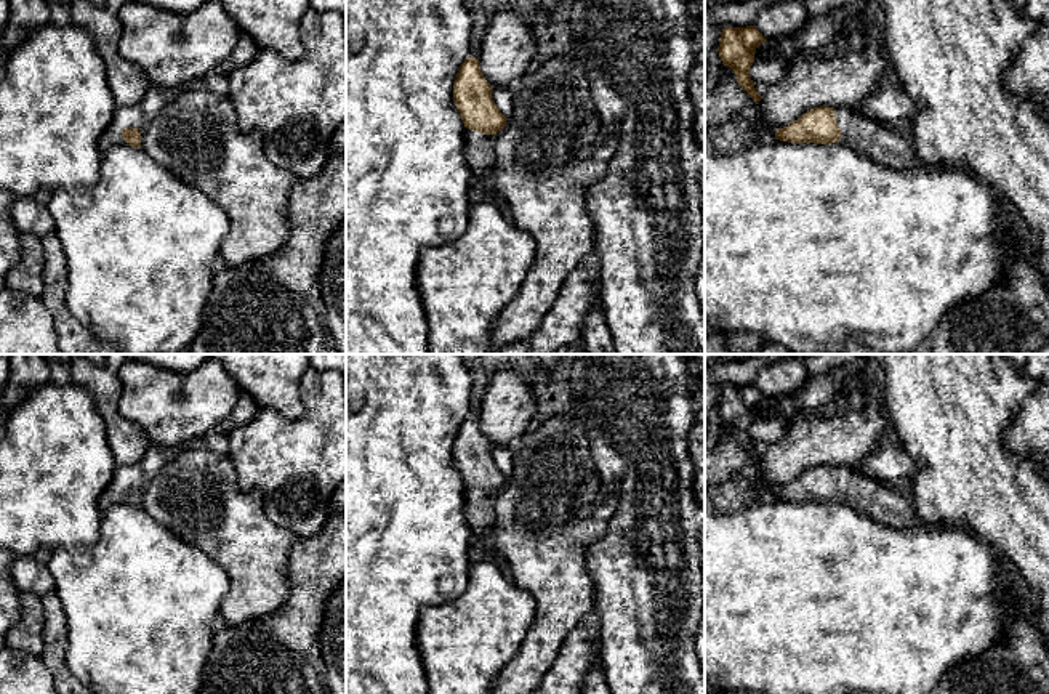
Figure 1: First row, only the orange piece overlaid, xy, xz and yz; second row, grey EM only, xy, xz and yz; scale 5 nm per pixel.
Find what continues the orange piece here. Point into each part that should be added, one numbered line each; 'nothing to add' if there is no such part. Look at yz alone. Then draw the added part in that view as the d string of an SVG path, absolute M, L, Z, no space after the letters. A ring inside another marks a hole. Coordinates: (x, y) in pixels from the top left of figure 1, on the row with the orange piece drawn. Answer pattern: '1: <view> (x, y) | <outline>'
1: yz (888, 148) | M836 107L834 114L841 128L836 144L846 144L894 170L905 170L919 162L913 141L902 138L895 130L886 130L852 107Z

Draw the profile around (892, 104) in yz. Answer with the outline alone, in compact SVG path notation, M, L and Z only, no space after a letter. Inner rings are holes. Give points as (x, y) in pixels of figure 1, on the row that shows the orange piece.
M902 83L879 88L870 93L852 109L876 123L898 125L910 122L924 104L913 99Z

